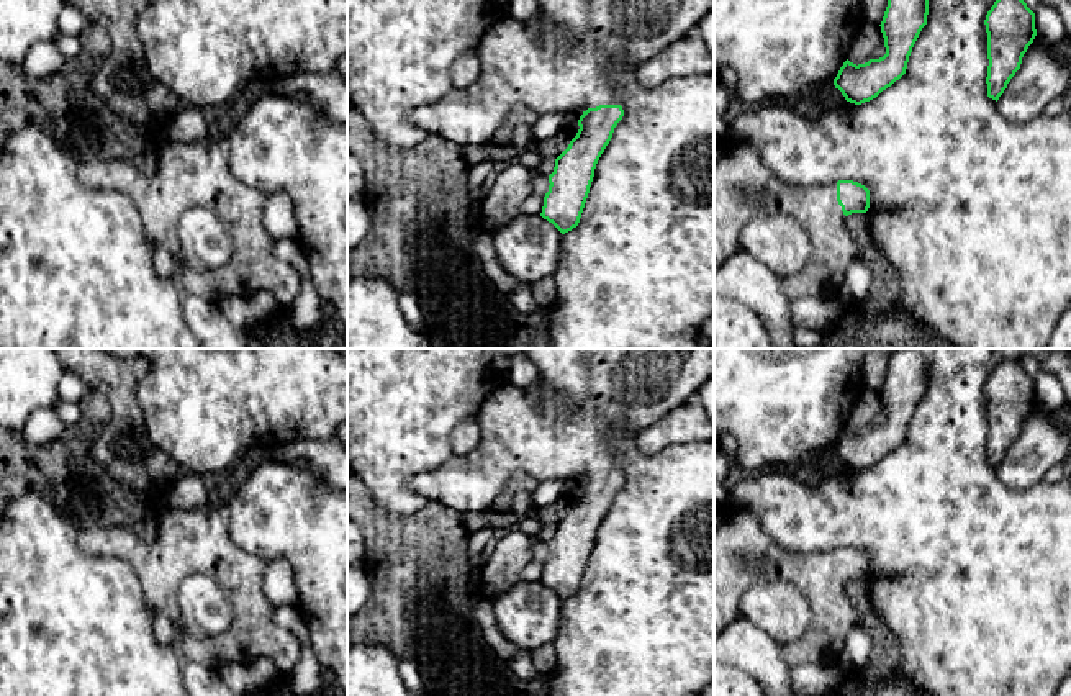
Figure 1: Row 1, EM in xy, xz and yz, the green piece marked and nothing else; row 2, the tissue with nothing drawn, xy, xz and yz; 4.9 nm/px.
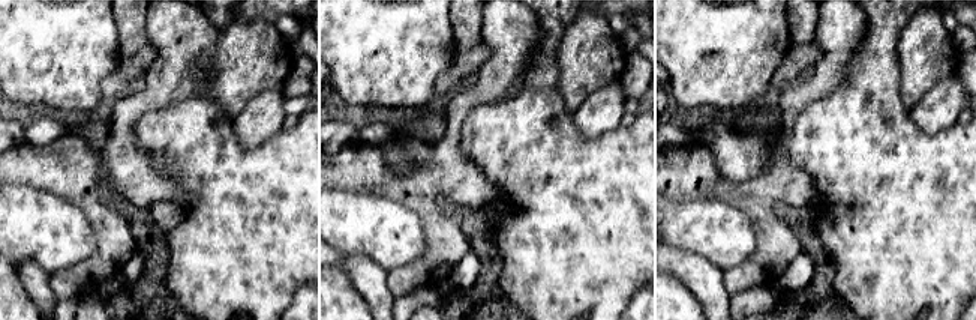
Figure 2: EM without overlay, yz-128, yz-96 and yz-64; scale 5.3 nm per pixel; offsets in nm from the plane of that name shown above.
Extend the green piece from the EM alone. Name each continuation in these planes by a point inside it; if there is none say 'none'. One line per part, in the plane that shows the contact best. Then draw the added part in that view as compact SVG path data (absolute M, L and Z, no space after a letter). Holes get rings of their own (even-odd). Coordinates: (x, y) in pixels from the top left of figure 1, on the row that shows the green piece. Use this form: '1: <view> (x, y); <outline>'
1: xz (534, 64); M588 0L588 31L580 39L570 38L542 13L529 21L508 16L480 41L478 79L437 103L416 108L409 120L416 128L463 147L488 144L514 108L575 120L588 108L619 105L608 77L614 62L619 59L634 67L644 64L698 26L712 8L714 0Z

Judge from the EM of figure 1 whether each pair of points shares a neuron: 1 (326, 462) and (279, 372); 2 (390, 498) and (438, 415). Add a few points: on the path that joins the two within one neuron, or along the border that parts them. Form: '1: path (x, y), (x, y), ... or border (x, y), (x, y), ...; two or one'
1: border (329, 438), (285, 441), (277, 449); two
2: path (390, 477), (390, 462), (416, 436); one

